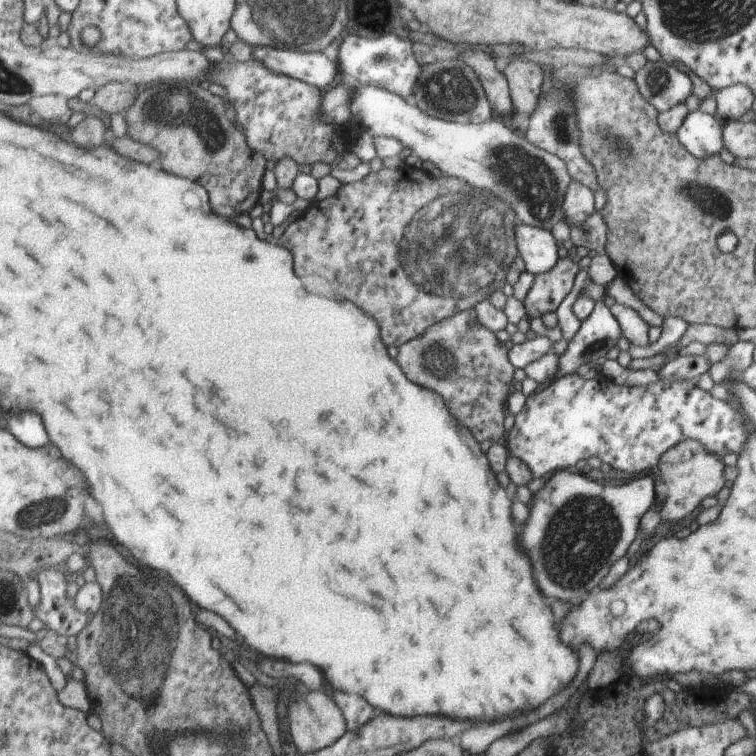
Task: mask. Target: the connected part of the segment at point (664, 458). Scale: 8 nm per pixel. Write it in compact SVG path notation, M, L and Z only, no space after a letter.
M681 440L675 446L668 448L660 457L653 475L664 479L669 487L667 496L658 510L661 519L677 522L683 516L687 516L703 498L713 496L721 490L723 478L725 478L721 476L723 464L717 458L717 454L711 454L705 450L707 448L703 448L697 440Z

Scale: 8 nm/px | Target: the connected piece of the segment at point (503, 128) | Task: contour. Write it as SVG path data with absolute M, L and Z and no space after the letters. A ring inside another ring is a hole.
M353 83L353 94L349 100L350 118L357 122L361 131L369 136L387 136L395 138L402 146L410 151L411 156L417 156L423 162L434 165L443 177L458 178L460 182L468 186L468 190L477 188L478 191L493 192L493 196L499 196L509 208L515 212L517 220L527 226L543 228L550 231L557 222L563 221L561 203L564 200L565 188L571 182L567 165L553 153L537 148L525 137L518 136L505 123L504 119L494 116L483 124L456 123L435 118L419 110L412 101L401 100L400 96L387 92L382 88L359 85ZM511 150L511 162L505 162L501 152Z

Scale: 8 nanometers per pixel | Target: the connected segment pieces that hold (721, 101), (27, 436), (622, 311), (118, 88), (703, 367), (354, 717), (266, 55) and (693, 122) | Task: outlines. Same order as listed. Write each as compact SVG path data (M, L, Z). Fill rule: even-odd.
M733 84L713 93L717 118L723 122L737 121L751 108L753 94L743 84Z
M5 412L2 414L6 420L8 429L13 436L29 446L29 448L43 448L49 444L49 434L43 424L43 418L37 412Z
M611 304L610 313L622 336L633 346L647 346L648 324L637 314L636 310L623 304Z
M113 81L104 84L96 91L94 102L109 114L121 114L125 116L137 102L141 87L135 82Z
M677 354L665 366L657 371L662 382L687 382L697 380L701 374L708 372L710 362L704 356L687 356Z
M326 685L323 686L323 689L330 695L331 700L335 702L335 706L341 711L347 731L355 730L359 726L363 726L367 720L371 720L373 710L363 698L349 696L349 694L339 692L339 690L329 690Z
M251 46L251 57L263 62L269 70L297 79L299 82L325 90L341 77L336 60L329 60L320 52L297 52L296 49L279 49Z
M700 108L685 115L675 135L685 150L697 160L719 154L724 143L721 142L721 128L713 114L701 112Z

